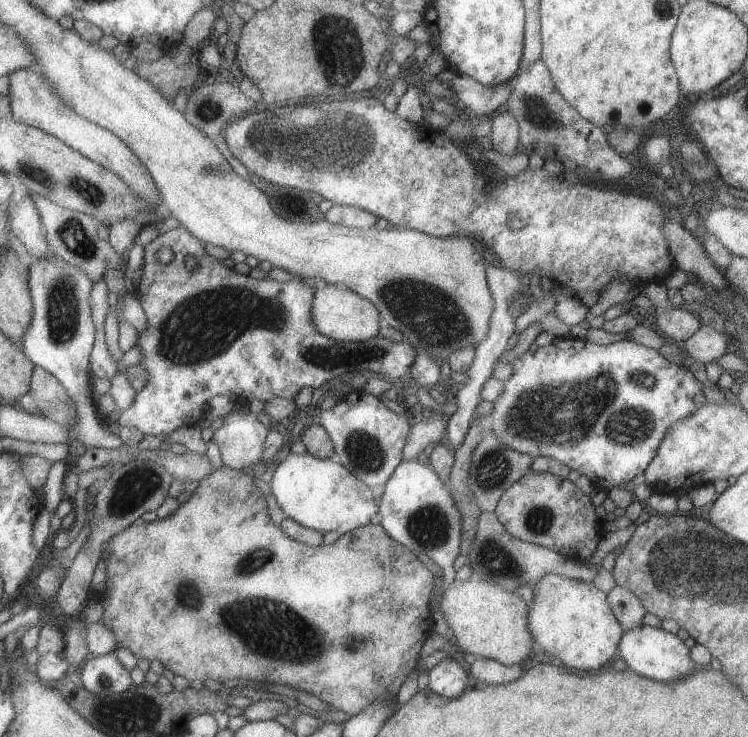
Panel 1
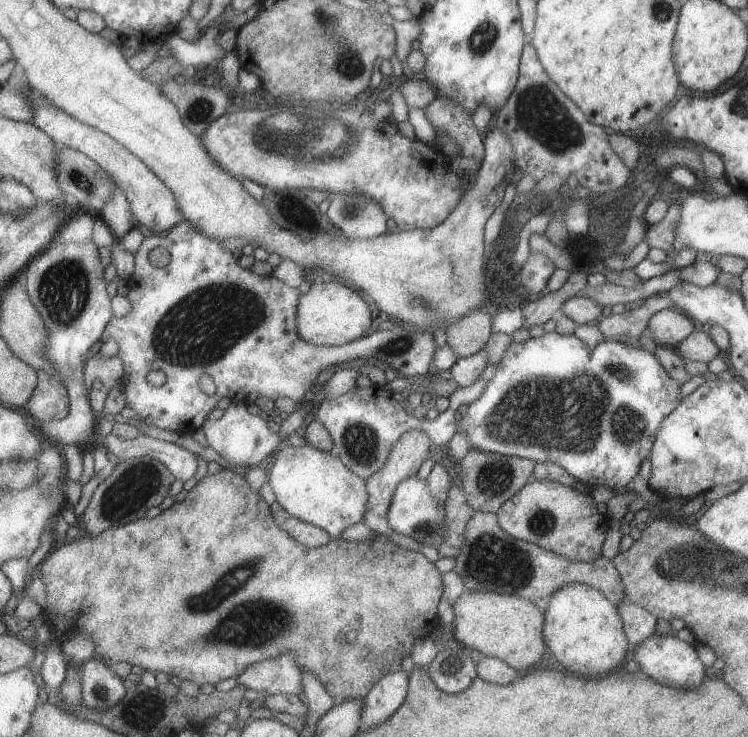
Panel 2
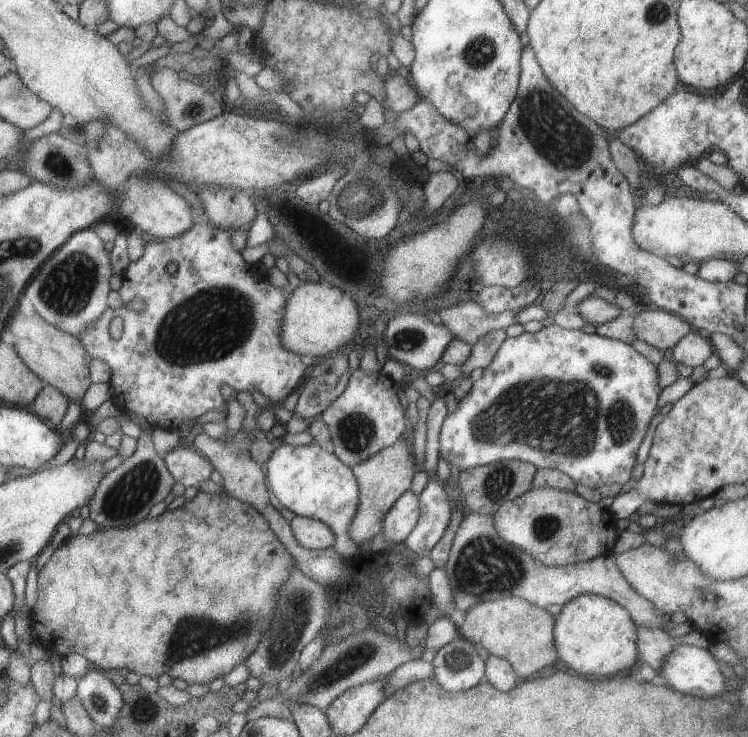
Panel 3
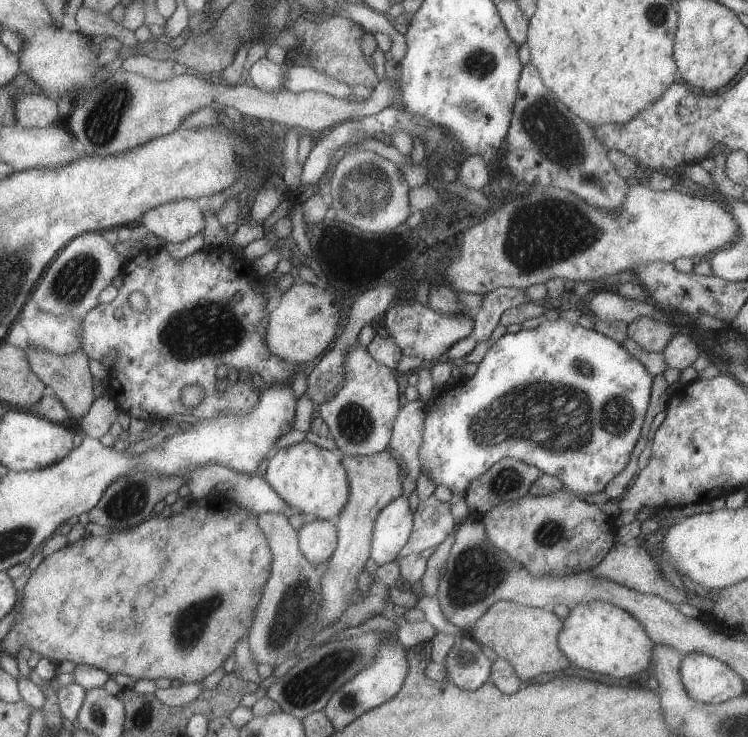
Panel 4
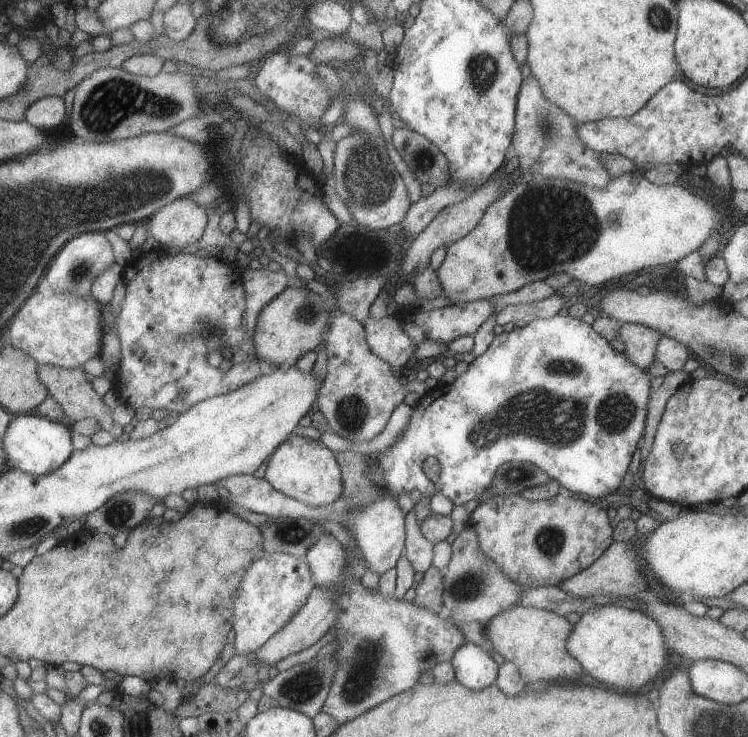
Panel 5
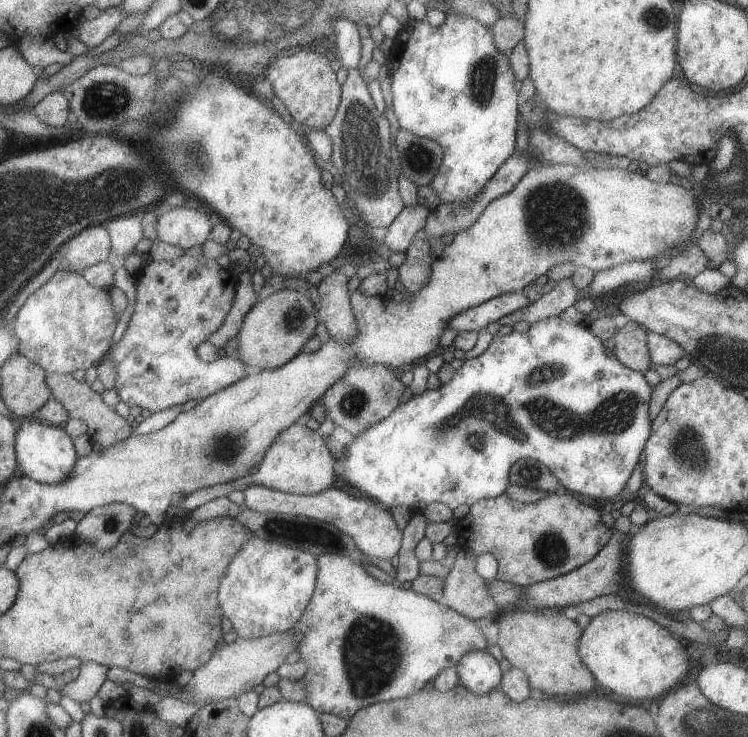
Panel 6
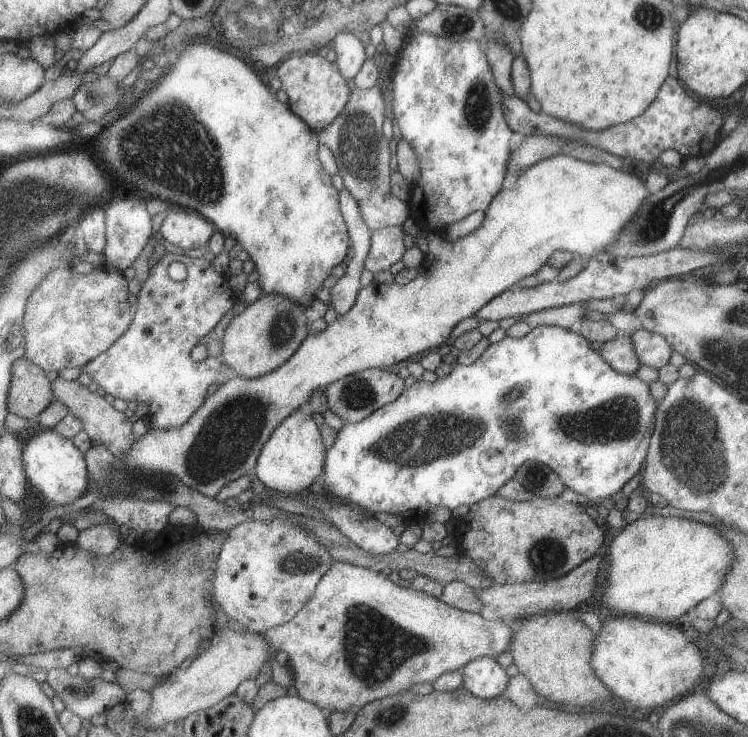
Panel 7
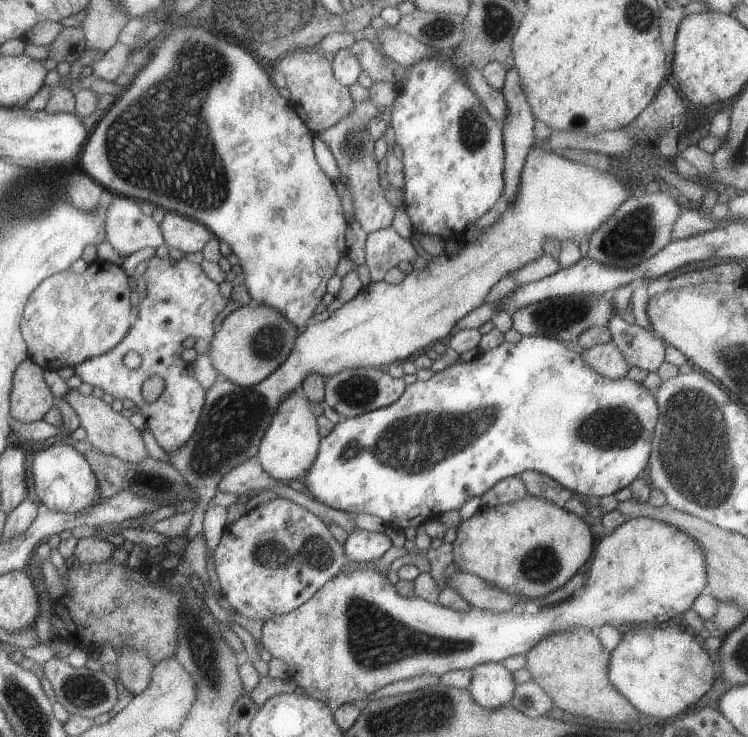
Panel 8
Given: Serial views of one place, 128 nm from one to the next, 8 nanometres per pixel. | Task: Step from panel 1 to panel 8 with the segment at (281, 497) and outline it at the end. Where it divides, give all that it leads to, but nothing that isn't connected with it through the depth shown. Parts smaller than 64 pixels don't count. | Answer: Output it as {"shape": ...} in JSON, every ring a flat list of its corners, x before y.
{"shape":[[300,391,289,392,285,400,277,406,269,420,267,430,259,442,257,461,261,468,279,482,287,483,299,476,304,477,305,472,311,468,319,447,318,428,315,416,312,414,311,404]]}

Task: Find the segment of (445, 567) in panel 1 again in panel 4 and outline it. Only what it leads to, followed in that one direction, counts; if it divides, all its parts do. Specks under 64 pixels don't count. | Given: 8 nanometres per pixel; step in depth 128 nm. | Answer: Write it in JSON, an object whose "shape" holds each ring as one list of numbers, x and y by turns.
{"shape":[[405,496,386,504,376,516,369,557,378,565,391,562,407,542,412,529,412,510]]}

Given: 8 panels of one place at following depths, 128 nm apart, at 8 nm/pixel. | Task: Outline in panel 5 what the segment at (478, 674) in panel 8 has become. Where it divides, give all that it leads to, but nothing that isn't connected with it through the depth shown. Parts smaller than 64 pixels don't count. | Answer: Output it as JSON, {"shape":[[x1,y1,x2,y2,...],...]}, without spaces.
{"shape":[[472,643,459,646,450,661,454,680,469,690,483,690,494,684,498,666,484,648]]}

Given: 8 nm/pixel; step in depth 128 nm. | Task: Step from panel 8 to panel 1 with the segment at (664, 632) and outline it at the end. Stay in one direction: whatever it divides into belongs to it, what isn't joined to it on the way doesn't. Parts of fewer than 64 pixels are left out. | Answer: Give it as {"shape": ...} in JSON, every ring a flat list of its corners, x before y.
{"shape":[[555,574,541,576,532,593,527,628,537,646,543,646,557,656,565,668,573,670,597,670,597,664,611,660,620,644,623,628,613,616,605,593,591,584]]}

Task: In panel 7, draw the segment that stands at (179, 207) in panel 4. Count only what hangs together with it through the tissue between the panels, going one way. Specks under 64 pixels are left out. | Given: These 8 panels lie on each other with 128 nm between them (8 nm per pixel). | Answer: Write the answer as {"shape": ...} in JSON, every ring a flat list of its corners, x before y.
{"shape":[[174,206,166,212,158,232,167,242,186,251,205,246,214,231,213,224,201,214]]}

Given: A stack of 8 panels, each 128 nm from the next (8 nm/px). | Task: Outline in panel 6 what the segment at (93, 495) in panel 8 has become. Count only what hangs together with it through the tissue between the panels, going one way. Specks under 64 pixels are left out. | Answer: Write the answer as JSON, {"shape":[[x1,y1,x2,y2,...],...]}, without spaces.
{"shape":[[23,420,15,431,13,448,21,474,38,483,53,484,65,480,72,471,78,457,71,443,72,438,63,428,40,424,33,420]]}

